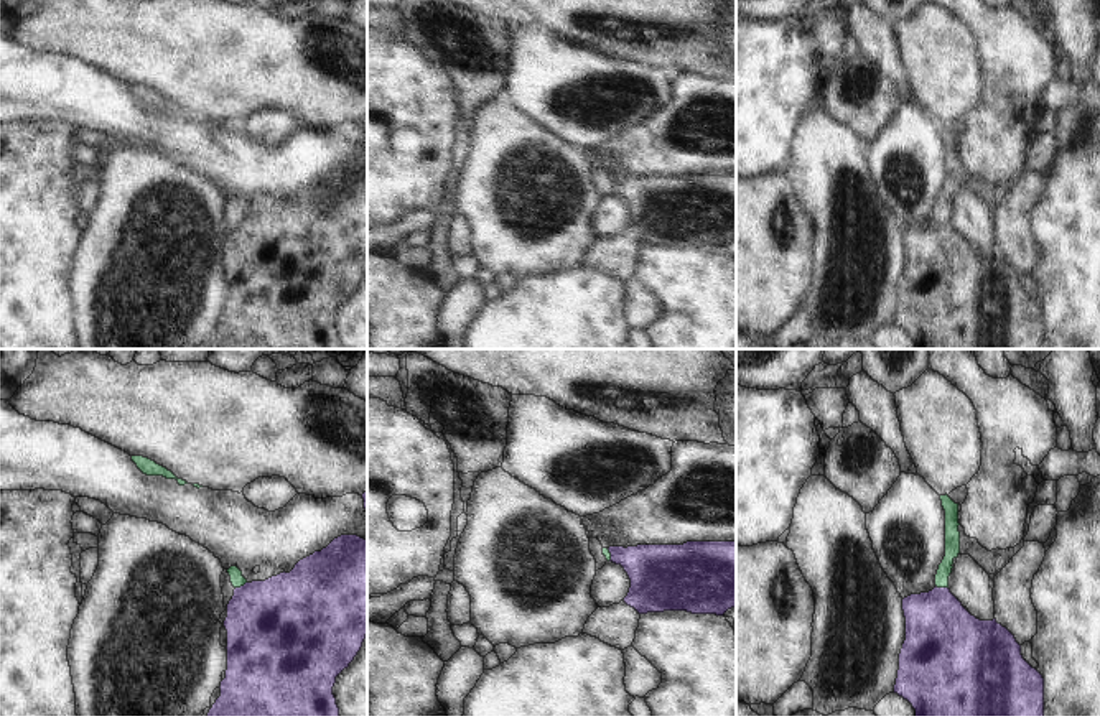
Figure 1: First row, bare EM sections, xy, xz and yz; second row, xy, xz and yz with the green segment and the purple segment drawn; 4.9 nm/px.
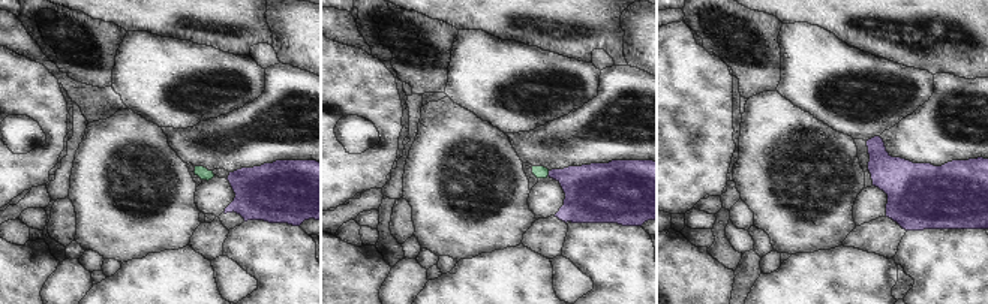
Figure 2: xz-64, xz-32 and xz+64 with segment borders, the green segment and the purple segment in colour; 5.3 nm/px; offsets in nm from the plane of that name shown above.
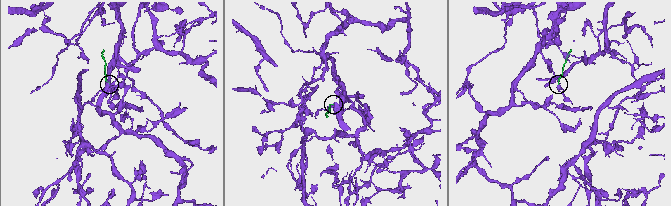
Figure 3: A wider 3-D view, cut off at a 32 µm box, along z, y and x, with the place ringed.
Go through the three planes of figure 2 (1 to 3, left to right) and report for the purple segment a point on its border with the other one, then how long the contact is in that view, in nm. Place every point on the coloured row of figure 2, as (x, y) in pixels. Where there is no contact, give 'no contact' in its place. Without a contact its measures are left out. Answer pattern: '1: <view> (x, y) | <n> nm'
1: no contact
2: xz-32 (547, 174) | 40 nm
3: no contact

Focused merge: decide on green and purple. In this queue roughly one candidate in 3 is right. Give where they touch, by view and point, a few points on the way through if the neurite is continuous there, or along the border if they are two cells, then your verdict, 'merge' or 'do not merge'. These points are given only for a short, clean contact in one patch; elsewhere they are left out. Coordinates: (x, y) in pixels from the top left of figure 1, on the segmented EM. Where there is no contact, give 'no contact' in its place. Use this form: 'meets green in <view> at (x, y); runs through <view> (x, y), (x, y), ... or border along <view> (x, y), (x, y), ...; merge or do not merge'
meets green in yz at (942, 586); border along yz (936, 585), (947, 588); do not merge

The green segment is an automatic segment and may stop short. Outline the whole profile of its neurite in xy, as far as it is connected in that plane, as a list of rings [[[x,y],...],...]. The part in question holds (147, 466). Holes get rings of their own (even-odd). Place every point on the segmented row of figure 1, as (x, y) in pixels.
[[[132,456],[132,461],[147,476],[163,476],[166,479],[176,479],[179,486],[188,484],[186,481],[178,479],[171,471],[168,471],[166,467],[156,464],[155,461],[148,459],[148,458]]]

